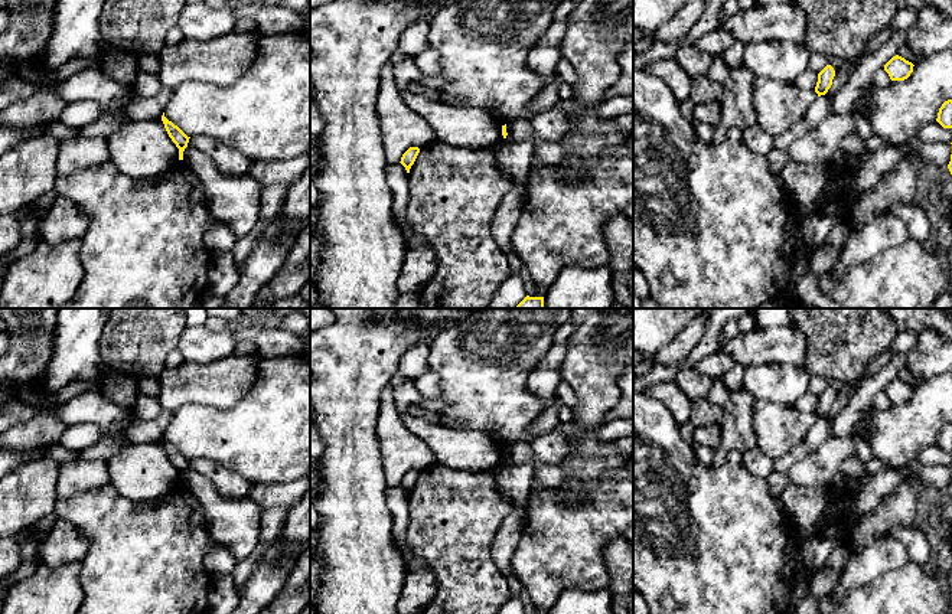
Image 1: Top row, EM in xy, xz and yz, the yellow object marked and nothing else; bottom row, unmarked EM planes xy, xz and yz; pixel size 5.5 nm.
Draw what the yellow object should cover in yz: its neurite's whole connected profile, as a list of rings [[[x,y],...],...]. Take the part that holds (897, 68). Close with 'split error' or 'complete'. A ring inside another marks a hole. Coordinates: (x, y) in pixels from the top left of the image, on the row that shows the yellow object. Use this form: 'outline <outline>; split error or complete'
outline [[[896,55],[884,65],[884,71],[889,74],[891,81],[904,81],[913,72],[913,66],[912,62]]]; complete

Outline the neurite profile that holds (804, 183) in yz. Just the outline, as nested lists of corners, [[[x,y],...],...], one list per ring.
[[[789,160],[780,170],[785,190],[801,218],[816,213],[818,199],[828,183],[831,167],[832,163],[801,164]]]

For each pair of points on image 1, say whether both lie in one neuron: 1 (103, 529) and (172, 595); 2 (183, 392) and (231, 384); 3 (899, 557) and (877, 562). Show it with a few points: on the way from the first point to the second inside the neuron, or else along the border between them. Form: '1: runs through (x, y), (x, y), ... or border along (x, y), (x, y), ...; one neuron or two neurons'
1: runs through (120, 544), (155, 578); one neuron
2: runs through (195, 384), (219, 384); one neuron
3: runs through (893, 557), (883, 558); one neuron

